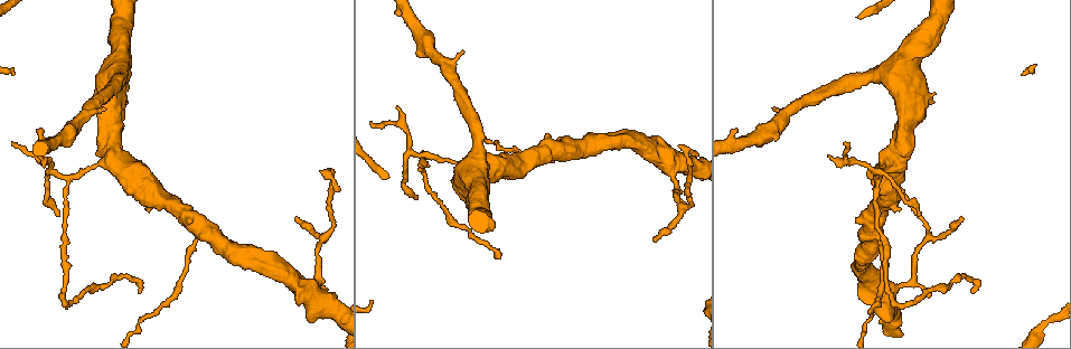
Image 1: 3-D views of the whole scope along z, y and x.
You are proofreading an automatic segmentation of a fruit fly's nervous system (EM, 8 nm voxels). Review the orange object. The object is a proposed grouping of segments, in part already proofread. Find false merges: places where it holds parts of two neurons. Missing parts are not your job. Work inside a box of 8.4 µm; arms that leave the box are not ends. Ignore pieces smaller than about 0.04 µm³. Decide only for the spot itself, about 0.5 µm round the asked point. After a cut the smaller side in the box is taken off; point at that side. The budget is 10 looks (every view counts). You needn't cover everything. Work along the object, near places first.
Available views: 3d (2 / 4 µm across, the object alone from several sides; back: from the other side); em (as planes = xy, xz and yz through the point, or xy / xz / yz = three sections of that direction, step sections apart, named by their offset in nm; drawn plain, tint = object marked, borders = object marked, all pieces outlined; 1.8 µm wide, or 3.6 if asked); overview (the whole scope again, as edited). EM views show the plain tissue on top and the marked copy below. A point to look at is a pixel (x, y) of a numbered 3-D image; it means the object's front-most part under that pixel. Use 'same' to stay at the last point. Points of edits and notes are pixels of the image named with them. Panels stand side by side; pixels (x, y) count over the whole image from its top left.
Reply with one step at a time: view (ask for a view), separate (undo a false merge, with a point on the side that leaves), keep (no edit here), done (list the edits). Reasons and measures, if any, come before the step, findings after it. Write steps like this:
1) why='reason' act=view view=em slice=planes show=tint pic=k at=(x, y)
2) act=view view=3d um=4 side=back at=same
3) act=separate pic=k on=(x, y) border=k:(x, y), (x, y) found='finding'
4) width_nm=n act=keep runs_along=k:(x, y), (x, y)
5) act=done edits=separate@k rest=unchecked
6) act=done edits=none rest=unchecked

why='side arm on a straight run' act=view view=3d um=4 pic=1 at=(894, 289)

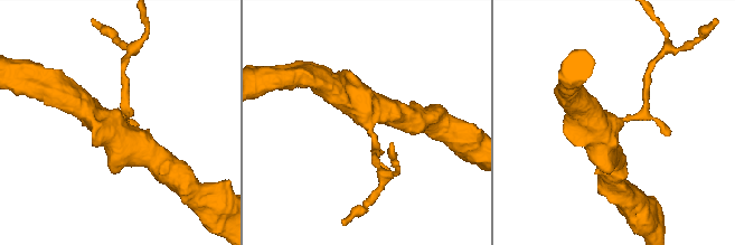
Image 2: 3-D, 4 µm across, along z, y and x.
why='need the tissue' act=view view=em slice=planes show=tint pic=2 at=(618, 121)

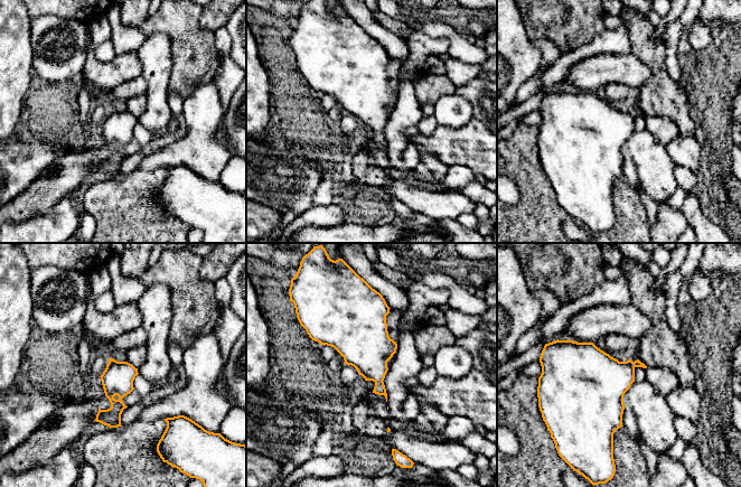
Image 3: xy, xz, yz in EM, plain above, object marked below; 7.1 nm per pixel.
act=keep found='all the same neuron'

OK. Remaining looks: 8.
why='arms part here' act=view view=3d um=4 pic=1 at=(205, 229)

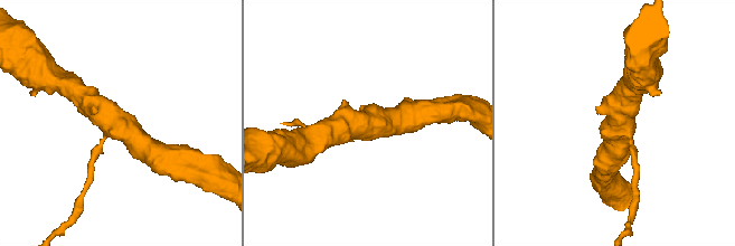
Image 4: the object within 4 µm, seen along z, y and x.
act=view view=em slice=planes show=tint pic=4 at=(117, 120)

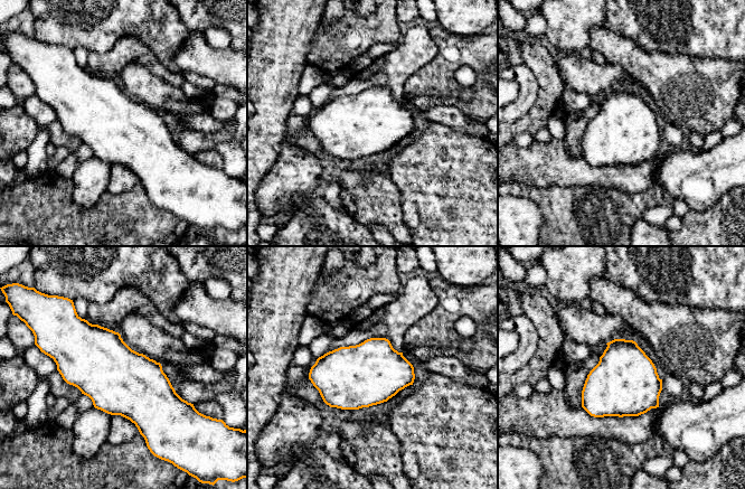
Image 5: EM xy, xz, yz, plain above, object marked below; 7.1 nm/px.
act=keep found='all the same neuron'

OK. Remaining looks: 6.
act=view view=em um=3.6 slice=planes show=tint pic=1 at=(894, 157)

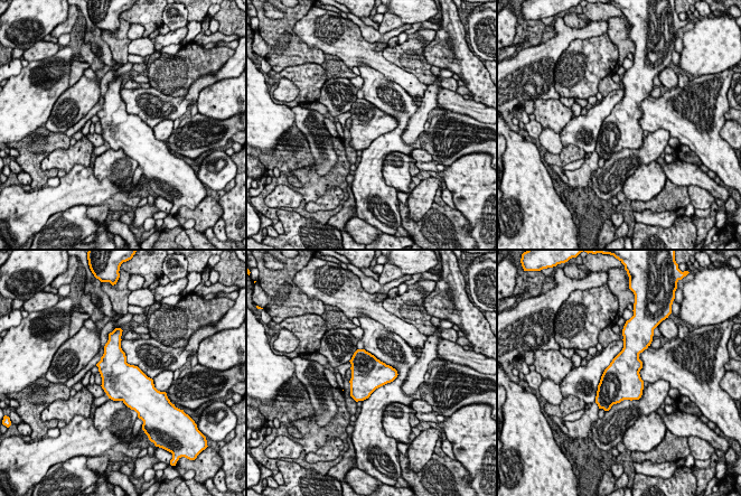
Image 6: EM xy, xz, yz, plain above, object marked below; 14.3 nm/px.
act=keep found='continuous, no second neuron'

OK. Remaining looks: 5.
why='four-way junction' act=view view=em um=3.6 slice=xz step=16 show=borders pic=1 at=(883, 74)

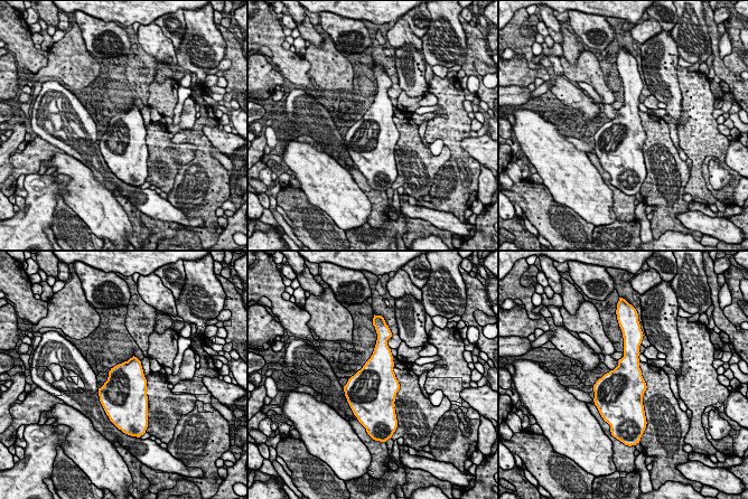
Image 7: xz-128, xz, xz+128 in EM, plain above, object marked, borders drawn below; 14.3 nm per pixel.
why='cut it another way' act=view view=em um=3.6 slice=planes show=borders at=same

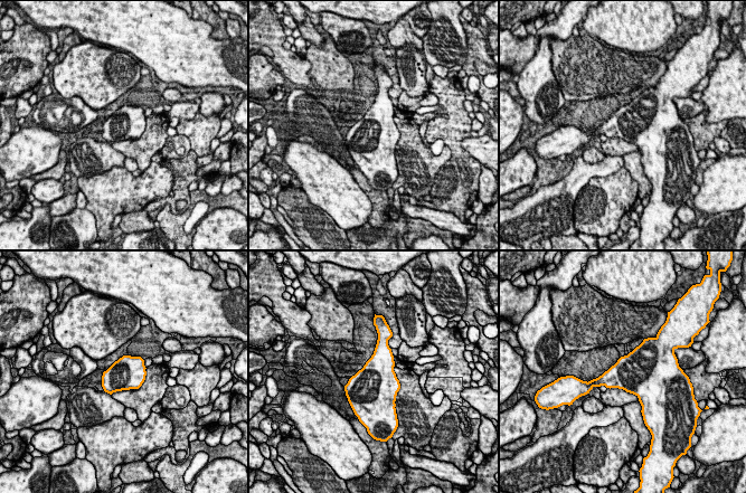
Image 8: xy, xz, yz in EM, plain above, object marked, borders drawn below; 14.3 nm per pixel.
width_nm=480 act=keep found='continuous, no second neuron'

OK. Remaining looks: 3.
act=done edits=none rest=unchecked

